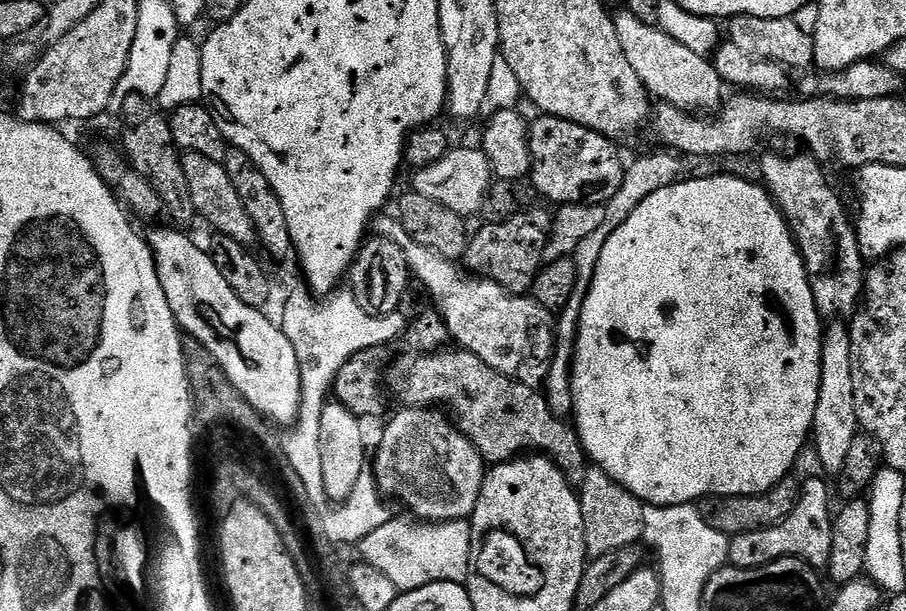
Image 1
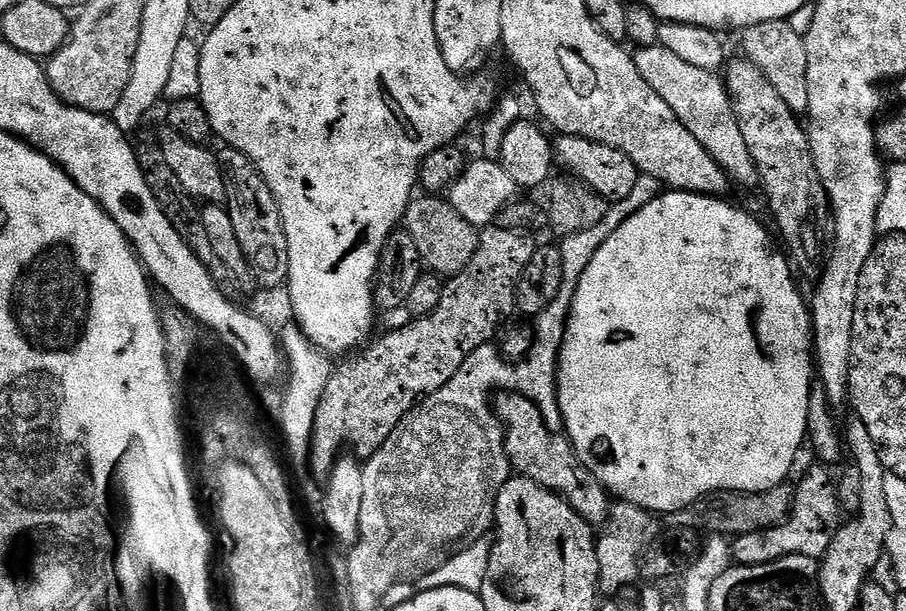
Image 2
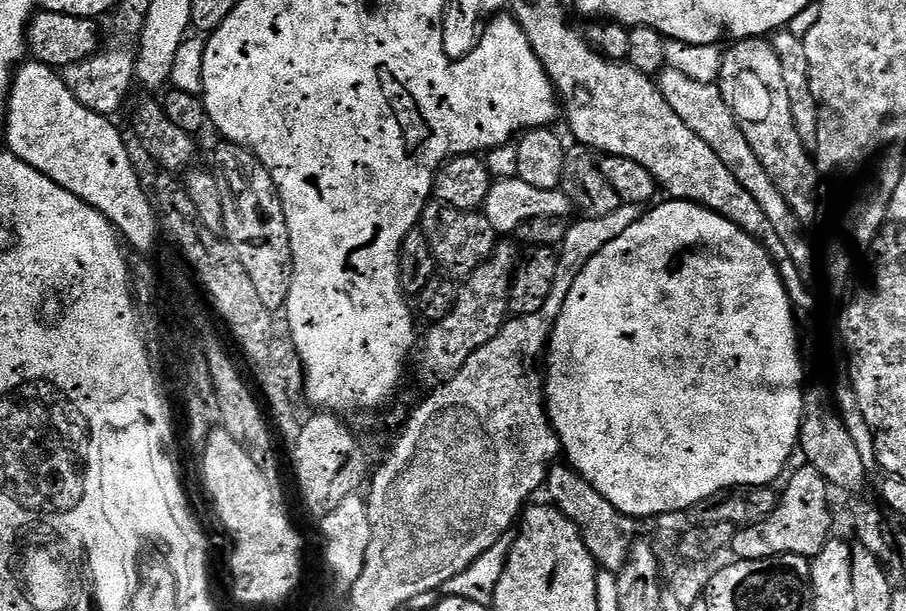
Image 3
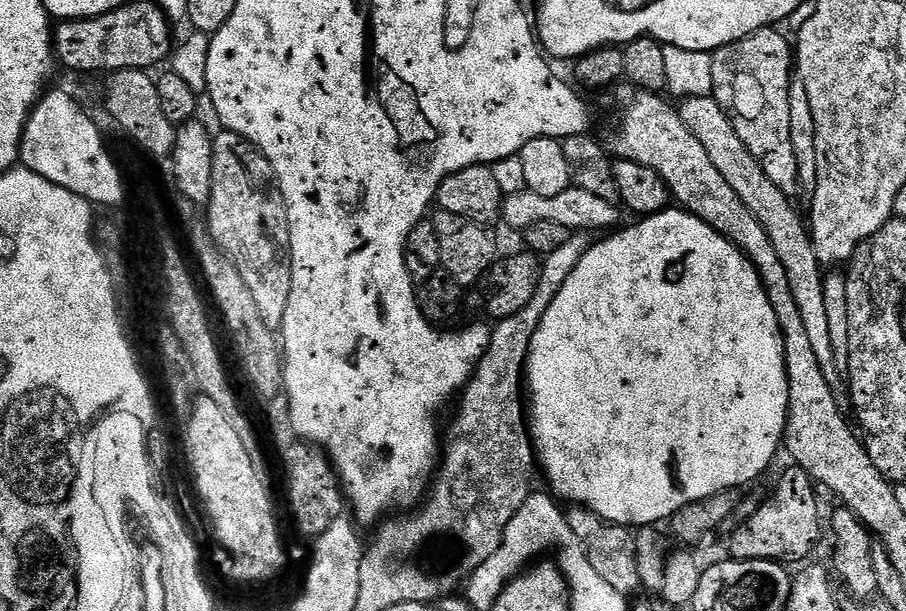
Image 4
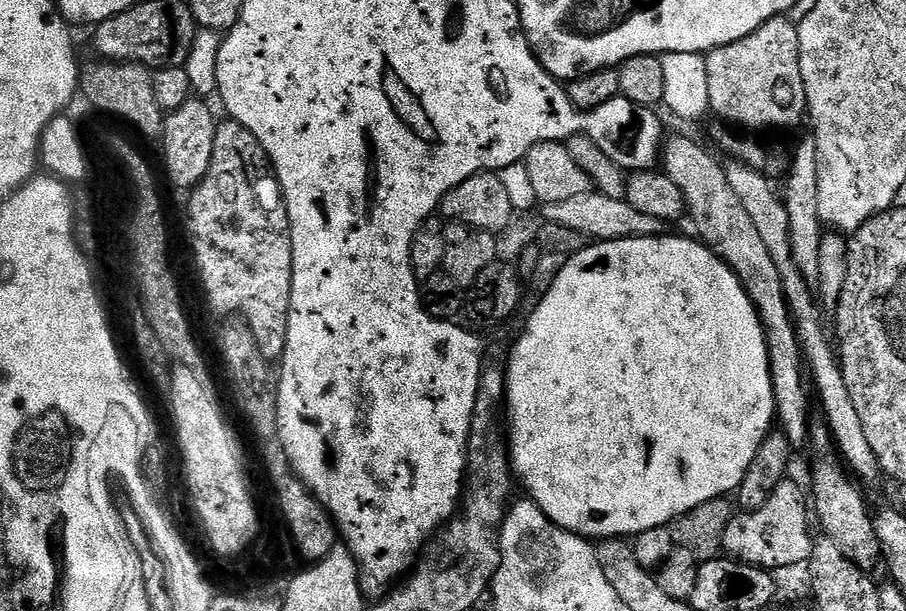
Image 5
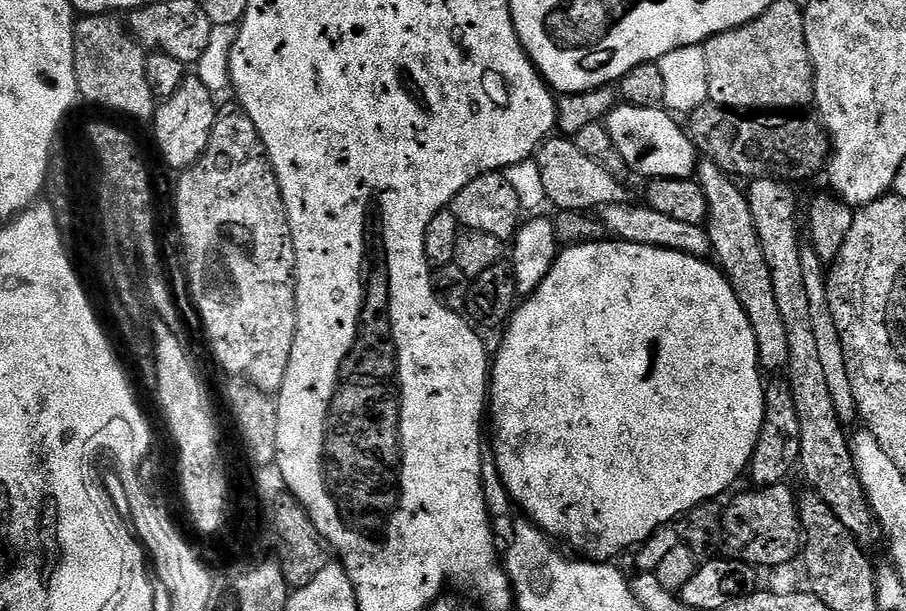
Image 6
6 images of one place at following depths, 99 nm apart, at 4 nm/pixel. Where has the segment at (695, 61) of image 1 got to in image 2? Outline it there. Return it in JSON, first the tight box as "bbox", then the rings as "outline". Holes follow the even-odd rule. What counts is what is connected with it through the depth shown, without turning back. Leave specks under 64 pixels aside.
{"bbox":[634,47,760,188],"outline":[[[662,47],[641,48],[634,56],[638,66],[638,74],[646,78],[646,82],[678,114],[678,122],[702,142],[702,146],[718,162],[718,166],[728,176],[733,185],[741,184],[744,188],[760,188],[760,175],[754,158],[750,158],[750,150],[746,146],[746,138],[742,138],[742,130],[738,126],[738,118],[732,109],[732,99],[728,97],[728,85],[717,73],[702,70],[678,58],[671,50]]]}

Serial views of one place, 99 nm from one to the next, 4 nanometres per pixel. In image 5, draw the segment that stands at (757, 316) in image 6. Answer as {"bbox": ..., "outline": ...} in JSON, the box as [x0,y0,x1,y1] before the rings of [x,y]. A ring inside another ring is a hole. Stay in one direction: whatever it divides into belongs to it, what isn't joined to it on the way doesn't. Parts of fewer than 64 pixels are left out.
{"bbox":[662,136,814,450],"outline":[[[676,136],[673,140],[671,137],[662,149],[662,168],[684,192],[688,202],[687,215],[690,220],[692,216],[696,223],[695,235],[707,244],[714,255],[732,267],[754,302],[768,342],[778,420],[784,423],[782,431],[788,437],[788,443],[793,449],[800,450],[810,440],[808,411],[812,406],[814,408],[814,400],[810,395],[810,380],[806,375],[806,357],[788,309],[786,294],[782,290],[778,266],[774,266],[774,258],[770,258],[770,250],[766,250],[750,214],[746,214],[742,202],[738,202],[738,194],[734,194],[724,173],[724,164],[716,161],[698,141],[688,136]]]}

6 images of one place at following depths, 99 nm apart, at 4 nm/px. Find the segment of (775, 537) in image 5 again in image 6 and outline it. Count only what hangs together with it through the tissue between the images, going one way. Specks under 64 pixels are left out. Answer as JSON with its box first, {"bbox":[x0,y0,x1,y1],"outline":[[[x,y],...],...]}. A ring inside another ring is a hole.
{"bbox":[722,483,802,568],"outline":[[[787,483],[775,484],[769,488],[753,487],[729,502],[723,509],[724,535],[722,548],[731,559],[740,560],[756,568],[782,566],[802,552],[802,529],[797,493],[788,489]]]}

